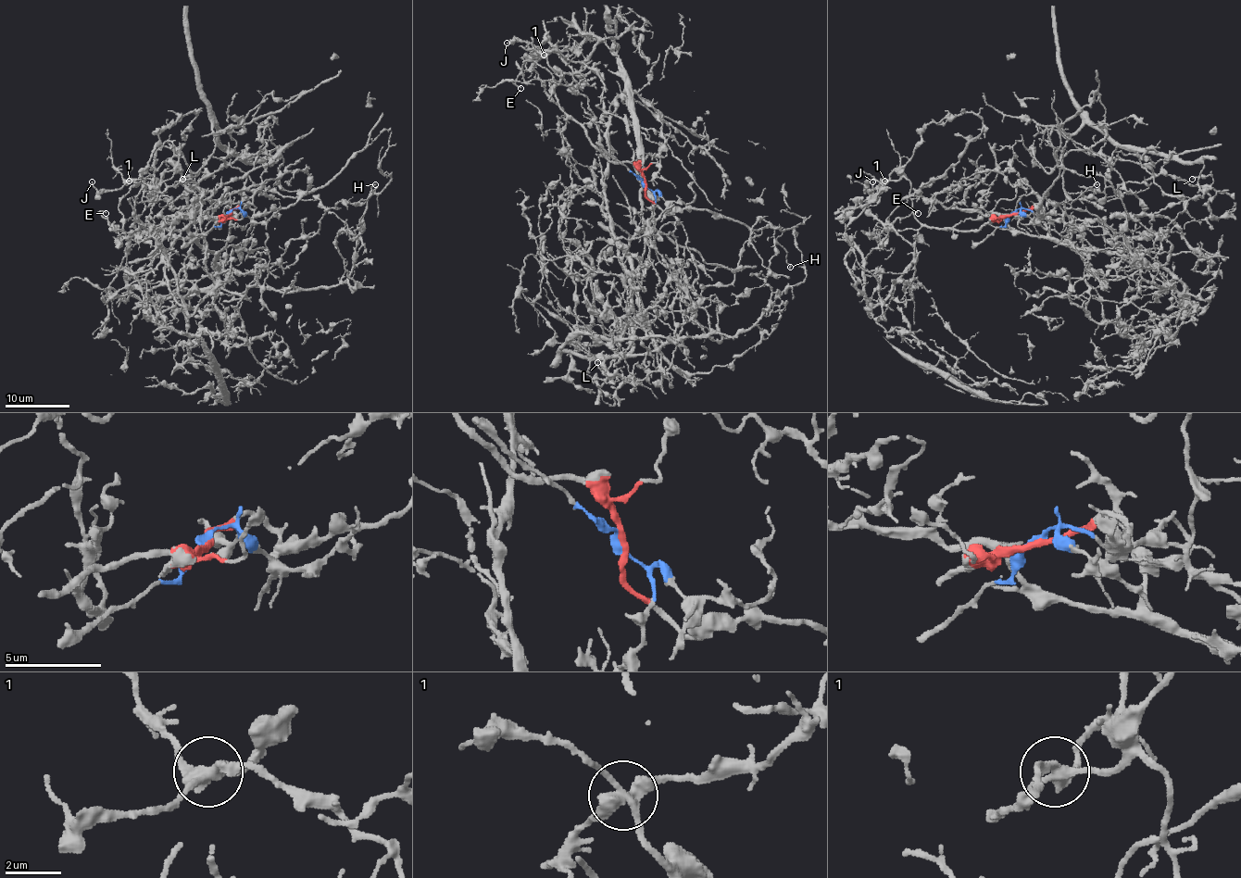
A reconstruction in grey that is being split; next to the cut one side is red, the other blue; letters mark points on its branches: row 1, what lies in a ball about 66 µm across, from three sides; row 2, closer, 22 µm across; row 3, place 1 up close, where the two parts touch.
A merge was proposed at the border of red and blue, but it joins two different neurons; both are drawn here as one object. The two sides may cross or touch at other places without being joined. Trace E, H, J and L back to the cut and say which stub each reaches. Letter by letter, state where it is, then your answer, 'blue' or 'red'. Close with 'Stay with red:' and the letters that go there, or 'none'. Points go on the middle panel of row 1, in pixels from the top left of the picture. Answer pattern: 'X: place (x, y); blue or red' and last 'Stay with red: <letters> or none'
E: place (520, 88); red
H: place (790, 267); blue
J: place (507, 43); red
L: place (597, 362); blue
Stay with red: E, J

